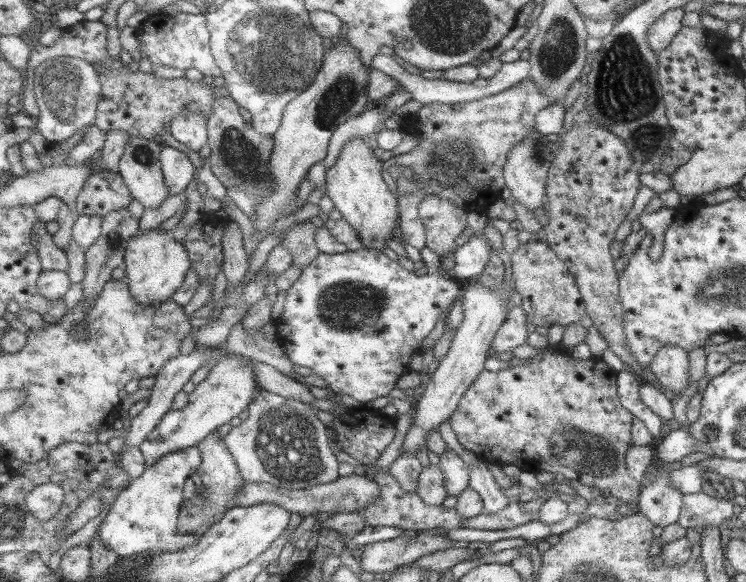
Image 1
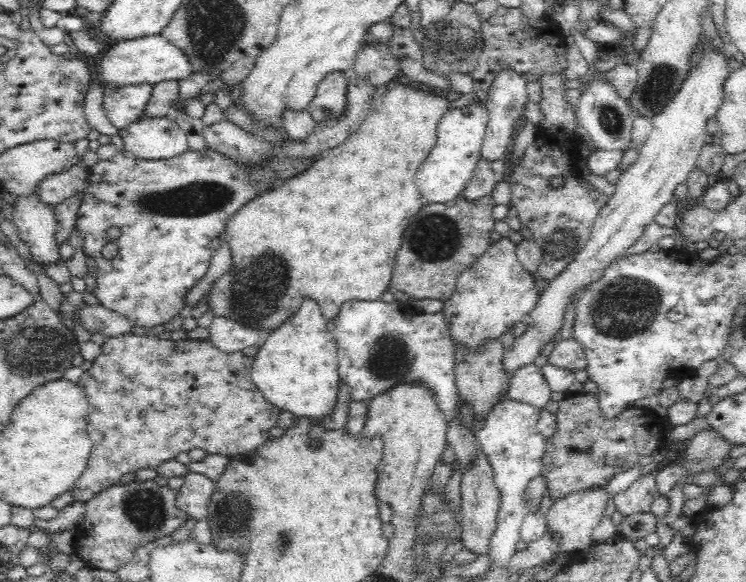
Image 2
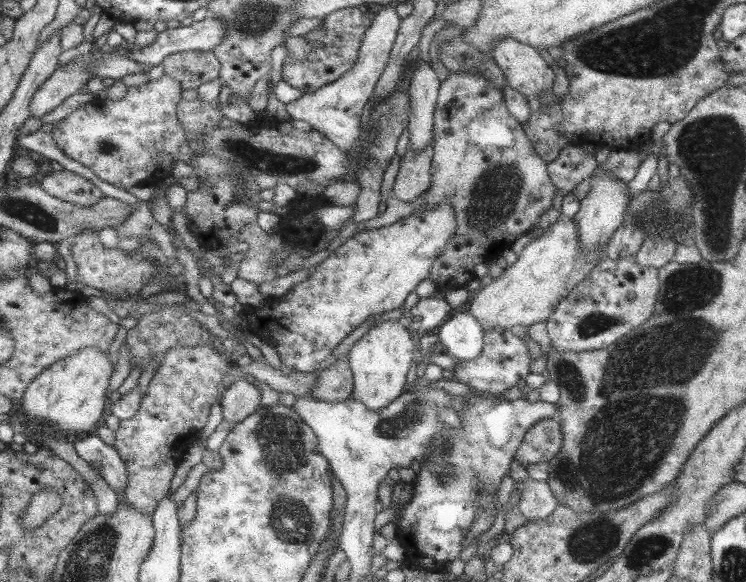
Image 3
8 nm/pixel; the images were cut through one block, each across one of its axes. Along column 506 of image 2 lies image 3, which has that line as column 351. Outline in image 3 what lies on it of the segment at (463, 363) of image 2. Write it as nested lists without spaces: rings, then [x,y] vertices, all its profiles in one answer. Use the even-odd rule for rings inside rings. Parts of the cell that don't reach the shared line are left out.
[[[346,354],[343,357],[345,358],[337,361],[335,365],[319,371],[316,383],[307,394],[313,394],[313,397],[330,403],[339,402],[351,396],[353,375]]]

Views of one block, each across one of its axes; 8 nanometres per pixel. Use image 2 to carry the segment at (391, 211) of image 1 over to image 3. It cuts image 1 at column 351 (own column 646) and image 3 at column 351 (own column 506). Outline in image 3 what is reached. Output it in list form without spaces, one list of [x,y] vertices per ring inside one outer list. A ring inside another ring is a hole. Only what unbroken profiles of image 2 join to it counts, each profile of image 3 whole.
[[[385,320],[371,326],[353,343],[346,359],[353,375],[352,399],[362,402],[371,412],[377,412],[397,398],[405,384],[407,368],[413,358],[413,342],[401,320]]]

